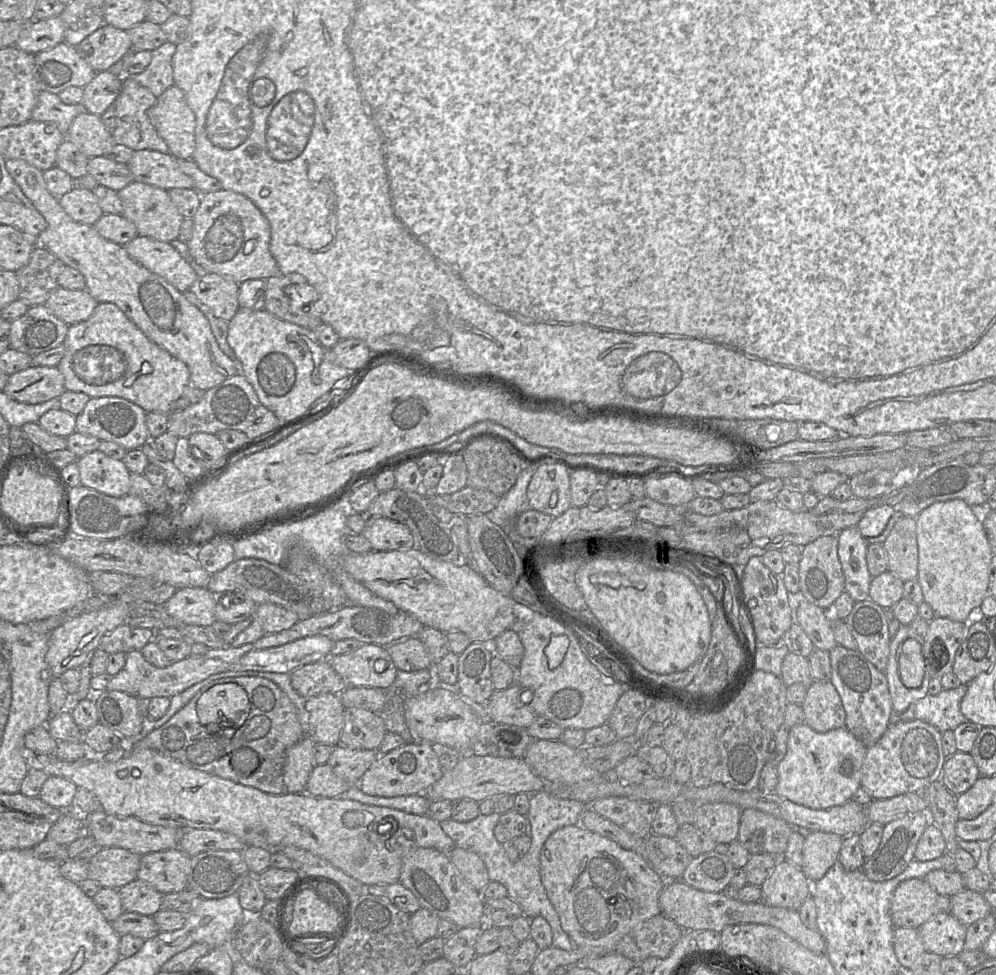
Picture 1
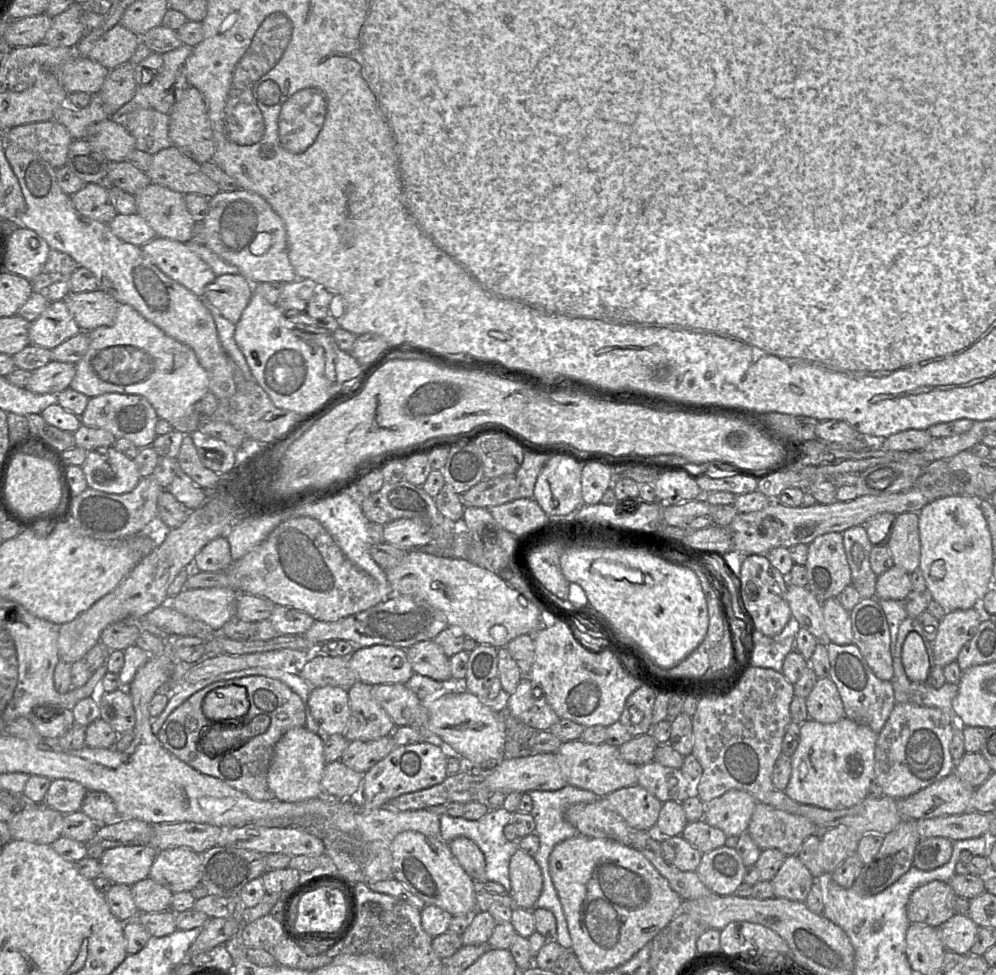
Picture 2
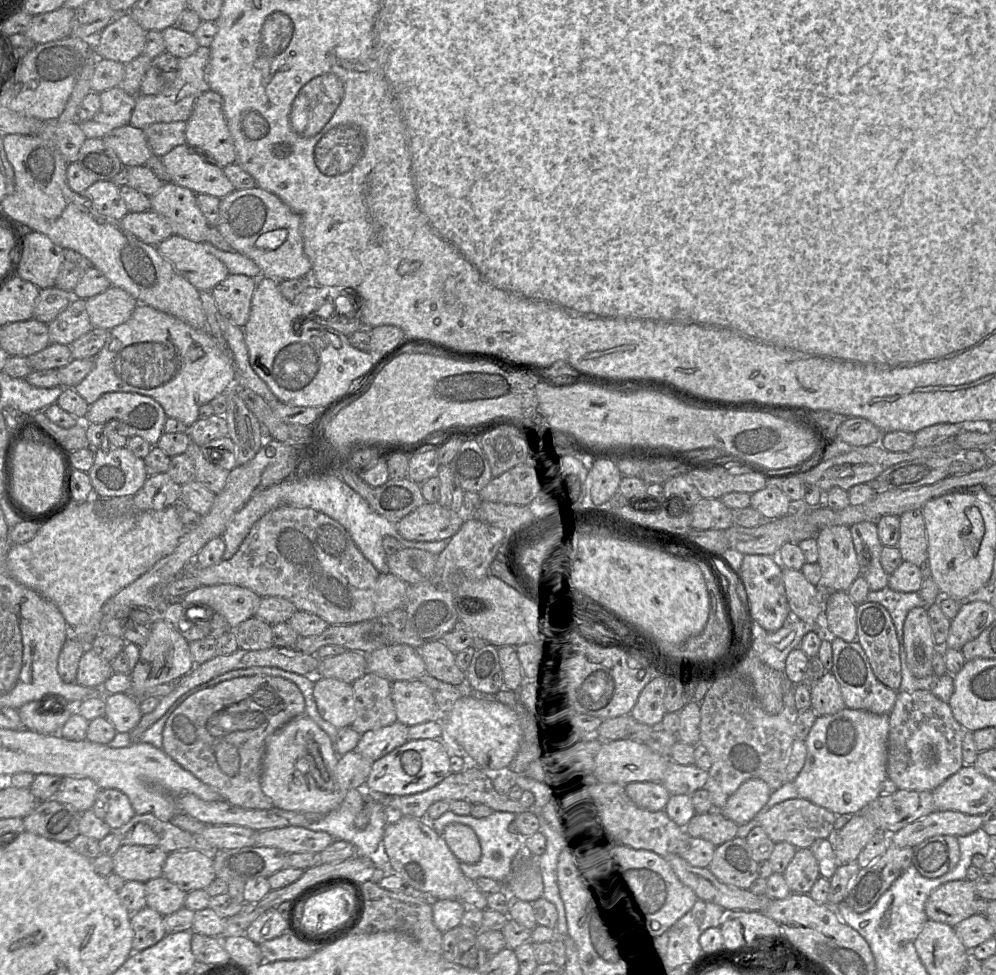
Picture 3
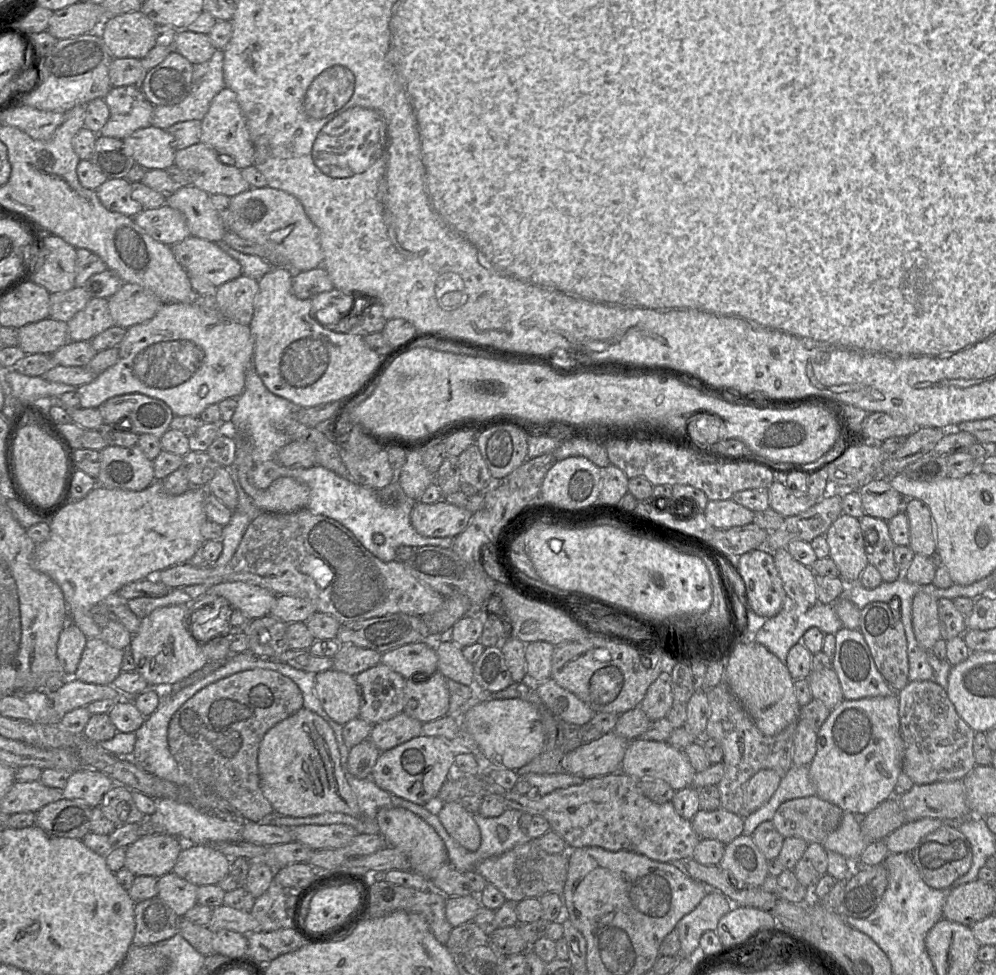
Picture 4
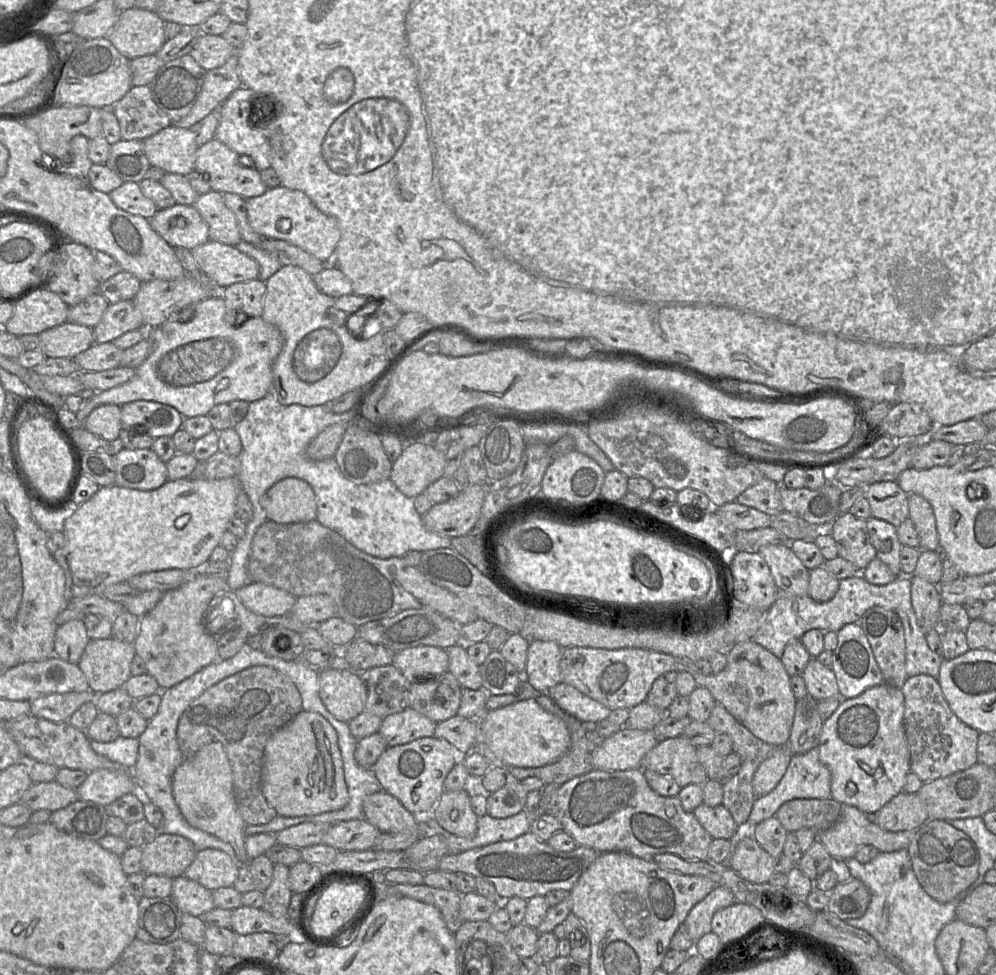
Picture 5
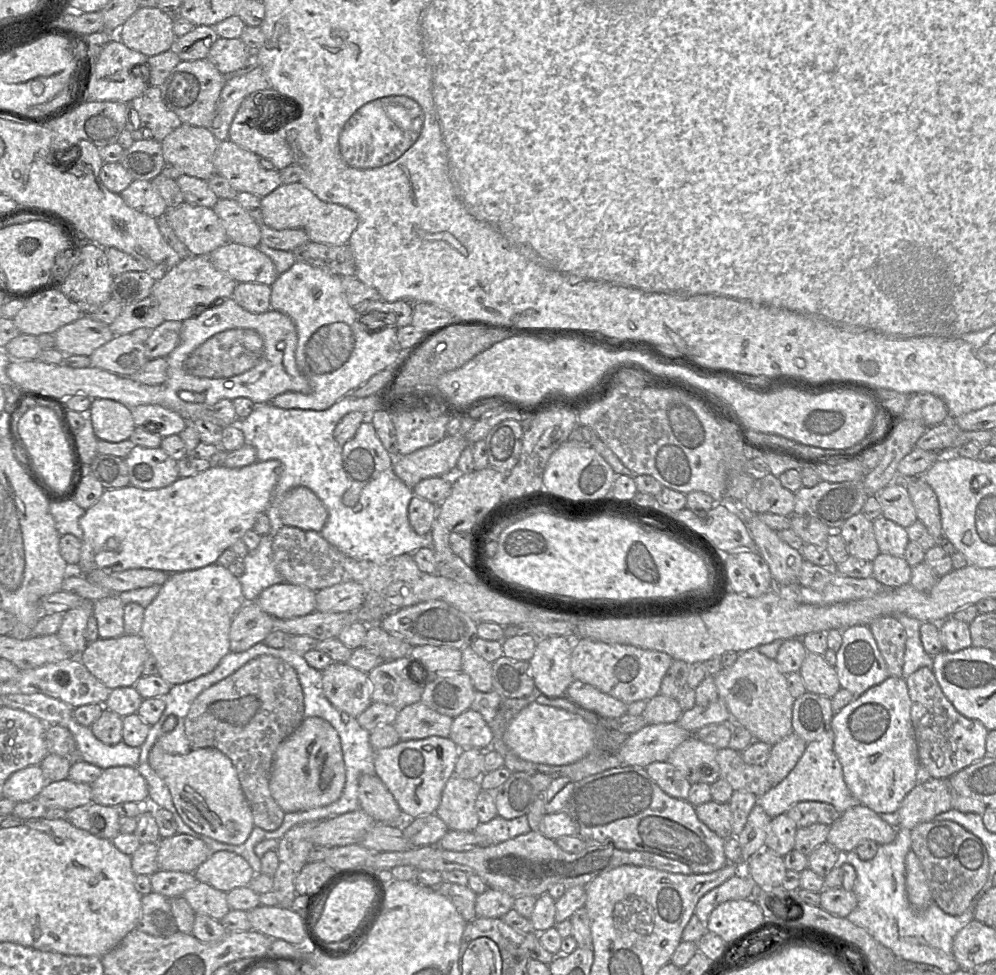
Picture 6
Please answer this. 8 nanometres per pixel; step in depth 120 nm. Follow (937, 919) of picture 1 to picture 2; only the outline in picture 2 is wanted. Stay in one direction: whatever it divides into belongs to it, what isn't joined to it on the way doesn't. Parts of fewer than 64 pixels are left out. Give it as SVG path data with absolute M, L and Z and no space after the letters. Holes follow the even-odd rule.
M955 914L936 928L946 951L967 955L974 944L979 926L967 915Z

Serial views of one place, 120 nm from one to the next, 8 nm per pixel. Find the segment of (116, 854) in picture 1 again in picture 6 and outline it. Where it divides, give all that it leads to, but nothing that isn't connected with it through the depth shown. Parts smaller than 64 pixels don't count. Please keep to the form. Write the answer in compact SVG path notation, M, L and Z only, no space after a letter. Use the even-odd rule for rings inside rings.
M176 833L158 841L157 863L159 870L194 873L212 853L203 840Z

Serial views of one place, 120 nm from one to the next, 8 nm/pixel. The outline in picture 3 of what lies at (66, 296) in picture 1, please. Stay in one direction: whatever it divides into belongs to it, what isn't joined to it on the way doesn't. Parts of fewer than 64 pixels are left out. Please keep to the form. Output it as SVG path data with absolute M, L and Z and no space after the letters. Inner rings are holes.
M111 286L104 292L86 299L86 310L93 328L111 330L125 323L138 301L122 288Z

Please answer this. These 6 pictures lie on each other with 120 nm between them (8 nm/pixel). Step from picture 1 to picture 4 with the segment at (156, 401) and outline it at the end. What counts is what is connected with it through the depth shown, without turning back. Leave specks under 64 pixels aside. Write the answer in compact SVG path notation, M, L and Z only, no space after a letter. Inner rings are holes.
M188 302L188 303L163 303L162 306L157 311L157 313L150 320L127 328L126 334L125 334L123 340L118 344L117 347L119 349L119 359L116 362L116 364L114 364L110 368L106 369L105 371L101 372L100 374L98 374L97 377L92 382L82 385L80 387L77 387L76 394L78 395L78 397L80 399L80 407L81 408L98 408L102 403L104 403L106 400L108 400L112 397L124 395L124 394L139 393L139 394L143 394L143 395L146 395L146 396L149 396L152 398L156 398L156 399L159 399L159 400L165 402L169 406L169 408L171 409L171 411L173 412L173 414L175 416L199 417L199 415L203 412L203 410L206 407L208 407L209 405L218 404L219 402L221 402L222 400L224 400L226 398L237 398L243 392L244 386L245 386L246 370L248 369L249 366L251 366L253 364L255 343L254 343L254 338L251 333L251 329L250 329L249 325L238 324L230 319L227 319L219 312L219 310L217 309L217 304L216 304L216 308L214 308L214 309L205 309L199 305L196 305L193 302Z

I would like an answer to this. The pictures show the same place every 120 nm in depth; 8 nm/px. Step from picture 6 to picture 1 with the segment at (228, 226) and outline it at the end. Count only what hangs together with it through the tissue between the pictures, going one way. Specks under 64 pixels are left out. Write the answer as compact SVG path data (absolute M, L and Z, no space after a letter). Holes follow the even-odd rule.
M132 181L118 190L117 194L123 206L121 215L136 226L139 236L163 242L172 242L177 239L184 217L173 204L168 191L143 182Z

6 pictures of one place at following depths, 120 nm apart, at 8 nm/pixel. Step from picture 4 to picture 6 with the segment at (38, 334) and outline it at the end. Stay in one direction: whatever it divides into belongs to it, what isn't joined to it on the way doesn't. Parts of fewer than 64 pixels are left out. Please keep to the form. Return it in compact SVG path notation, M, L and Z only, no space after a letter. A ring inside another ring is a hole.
M89 315L59 328L55 333L56 349L64 354L64 358L72 355L90 356L97 348L112 340L115 336L109 325Z

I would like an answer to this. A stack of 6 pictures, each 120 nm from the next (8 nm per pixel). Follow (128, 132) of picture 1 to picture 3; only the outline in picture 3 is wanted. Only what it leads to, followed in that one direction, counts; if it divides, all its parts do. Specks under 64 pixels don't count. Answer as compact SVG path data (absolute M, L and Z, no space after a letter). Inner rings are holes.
M186 122L153 123L144 129L153 155L162 157L179 145L186 144Z

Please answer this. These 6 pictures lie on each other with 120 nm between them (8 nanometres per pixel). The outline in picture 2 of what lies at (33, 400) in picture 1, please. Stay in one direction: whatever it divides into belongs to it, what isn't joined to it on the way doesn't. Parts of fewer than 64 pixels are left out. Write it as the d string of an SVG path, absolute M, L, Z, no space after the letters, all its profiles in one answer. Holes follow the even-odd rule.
M52 360L32 371L25 388L36 394L59 394L70 387L75 374L75 363Z

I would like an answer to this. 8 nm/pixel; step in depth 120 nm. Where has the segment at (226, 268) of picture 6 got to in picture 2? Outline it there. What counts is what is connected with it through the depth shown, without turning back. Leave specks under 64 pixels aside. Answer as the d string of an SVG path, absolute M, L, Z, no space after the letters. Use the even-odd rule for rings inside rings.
M156 236L142 245L141 249L144 255L164 274L199 297L203 296L205 287L216 278L211 267L197 254L189 250L185 243Z

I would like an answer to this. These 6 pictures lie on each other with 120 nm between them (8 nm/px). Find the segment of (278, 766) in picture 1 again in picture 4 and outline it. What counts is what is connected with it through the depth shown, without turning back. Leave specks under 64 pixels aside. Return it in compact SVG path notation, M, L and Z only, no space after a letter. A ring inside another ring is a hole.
M259 668L238 672L203 688L175 712L168 726L169 750L183 770L225 799L245 820L258 822L273 812L260 788L258 755L261 741L269 729L301 708L302 692L290 678Z

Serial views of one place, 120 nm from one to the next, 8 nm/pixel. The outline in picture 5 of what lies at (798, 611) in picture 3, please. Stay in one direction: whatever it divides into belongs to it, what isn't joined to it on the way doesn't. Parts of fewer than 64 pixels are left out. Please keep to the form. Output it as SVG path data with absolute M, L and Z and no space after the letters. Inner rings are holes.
M789 544L762 546L759 554L768 564L780 595L809 595L809 571Z

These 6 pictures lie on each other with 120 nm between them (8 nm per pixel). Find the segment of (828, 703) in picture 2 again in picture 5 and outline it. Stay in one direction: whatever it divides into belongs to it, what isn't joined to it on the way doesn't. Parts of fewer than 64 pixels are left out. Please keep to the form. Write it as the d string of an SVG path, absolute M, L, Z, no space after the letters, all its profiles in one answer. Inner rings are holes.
M816 657L809 660L801 677L805 682L808 695L815 700L839 696L838 683L832 668L823 665Z

